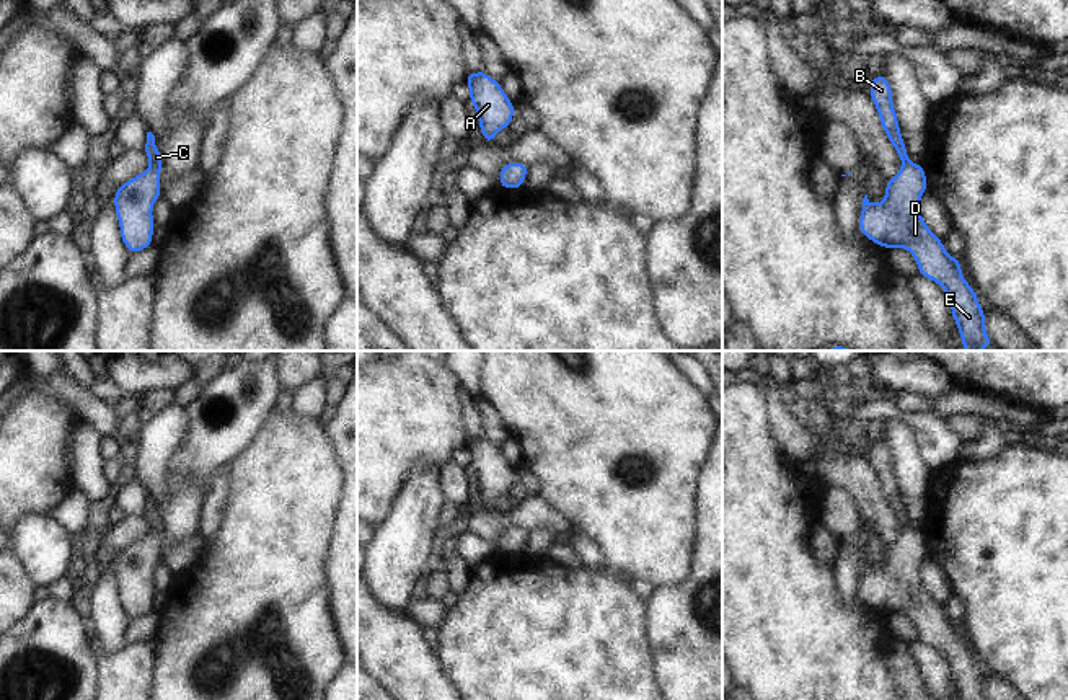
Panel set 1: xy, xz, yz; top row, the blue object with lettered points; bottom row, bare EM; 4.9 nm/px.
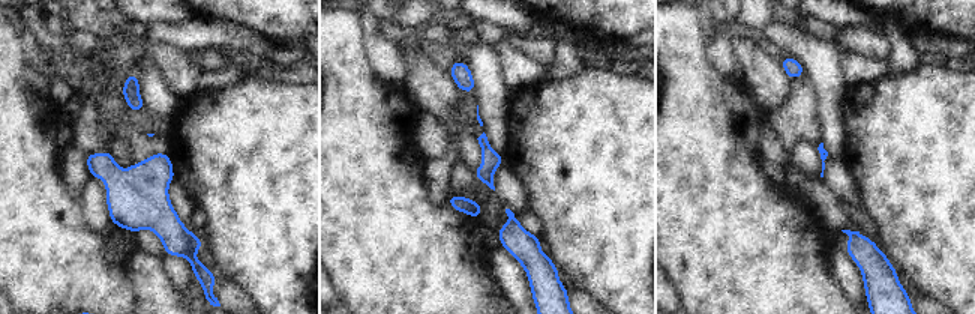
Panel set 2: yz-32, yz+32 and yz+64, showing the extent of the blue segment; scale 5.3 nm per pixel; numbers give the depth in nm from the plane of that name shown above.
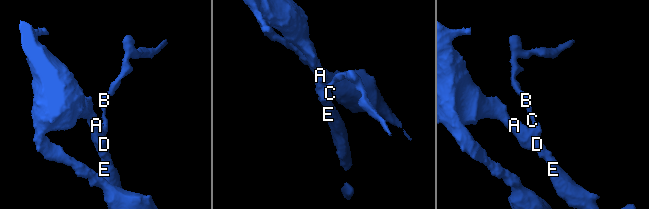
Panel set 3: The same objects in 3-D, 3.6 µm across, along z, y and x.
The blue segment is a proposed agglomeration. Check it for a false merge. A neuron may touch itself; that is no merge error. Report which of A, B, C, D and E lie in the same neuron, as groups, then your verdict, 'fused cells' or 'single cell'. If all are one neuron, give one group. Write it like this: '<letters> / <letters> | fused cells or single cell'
A B C D E | single cell

